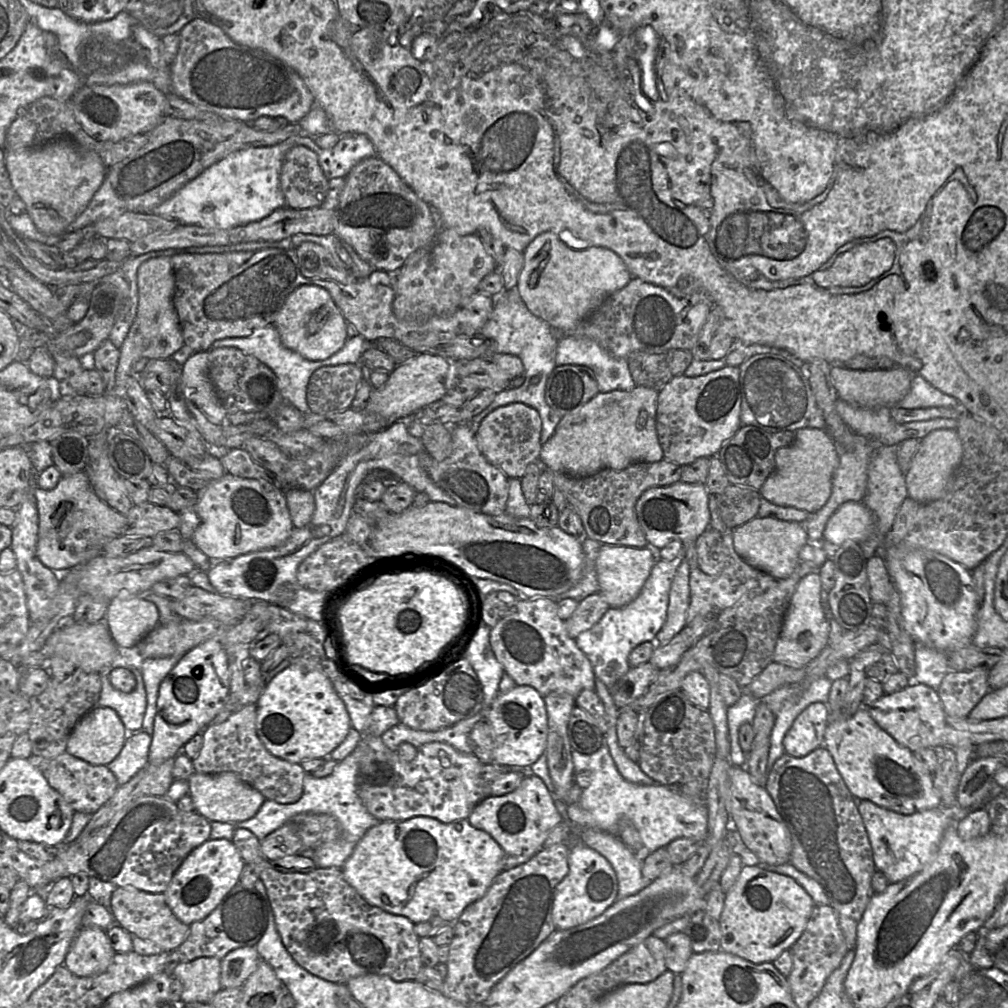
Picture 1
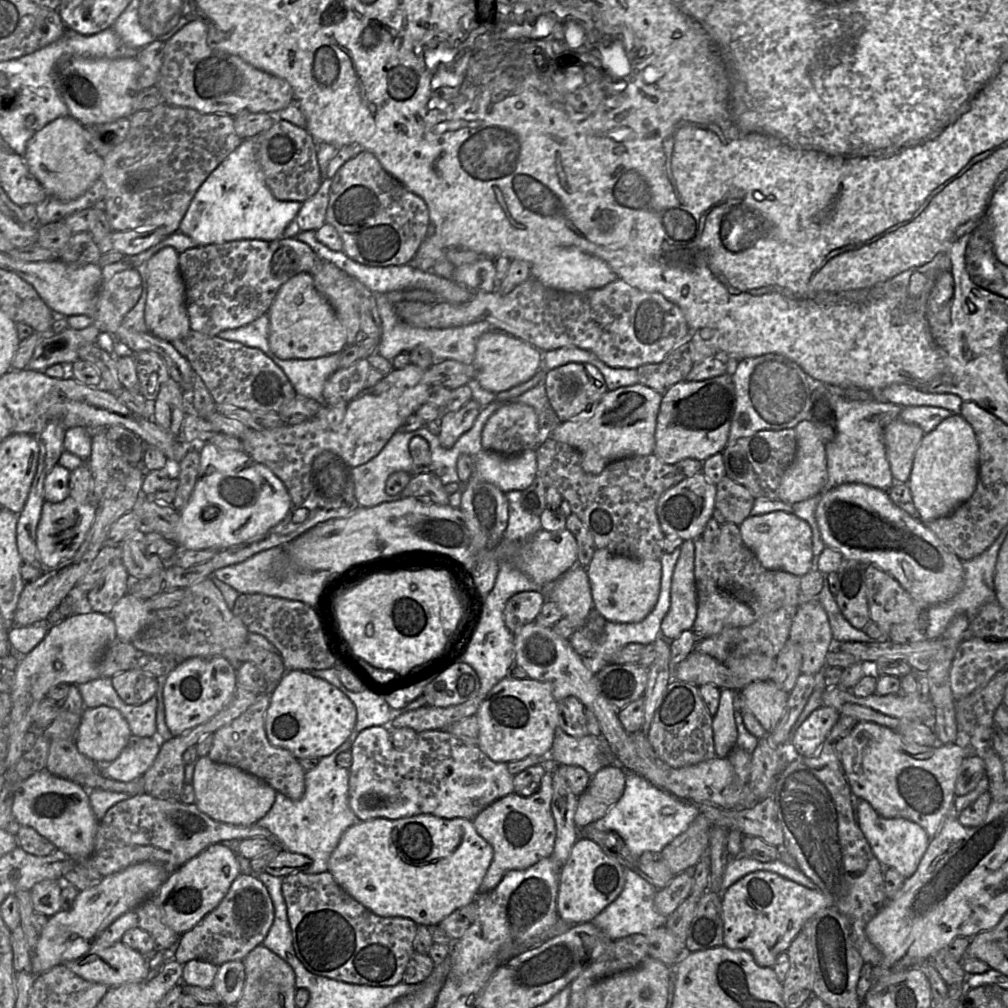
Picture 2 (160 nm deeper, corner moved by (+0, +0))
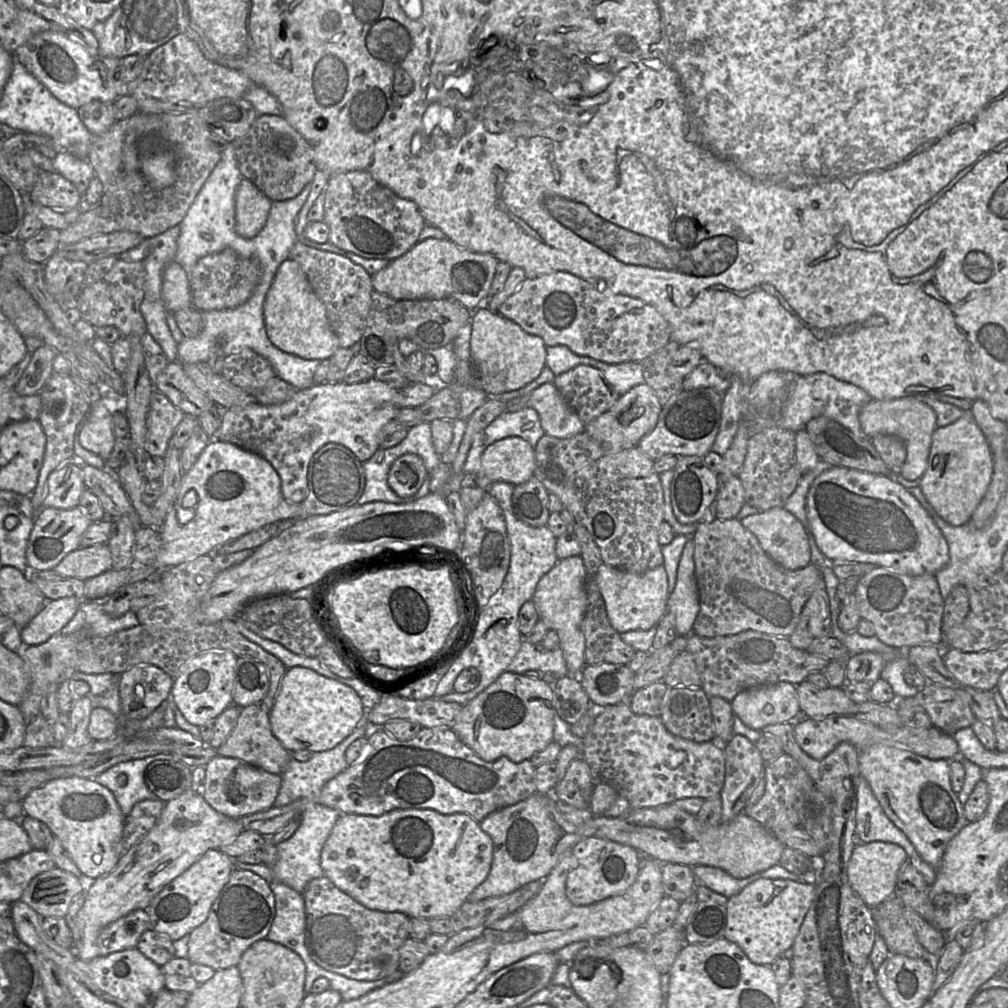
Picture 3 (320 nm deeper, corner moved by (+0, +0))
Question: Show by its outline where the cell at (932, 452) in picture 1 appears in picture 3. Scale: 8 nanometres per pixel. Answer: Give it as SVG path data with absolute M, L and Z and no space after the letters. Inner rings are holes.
M970 414L945 427L936 428L919 487L928 503L945 522L959 526L971 519L987 491L992 472L989 443Z

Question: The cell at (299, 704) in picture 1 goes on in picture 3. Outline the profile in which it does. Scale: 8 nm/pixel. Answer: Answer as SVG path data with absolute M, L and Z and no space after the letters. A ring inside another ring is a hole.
M297 666L286 670L280 691L269 713L269 719L273 735L289 752L309 750L317 753L331 750L339 745L356 729L363 714L361 698L351 687L326 678L311 669Z

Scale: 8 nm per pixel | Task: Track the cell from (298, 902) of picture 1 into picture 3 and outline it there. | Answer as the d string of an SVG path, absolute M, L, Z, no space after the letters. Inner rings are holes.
M326 876L311 880L302 895L306 914L305 946L317 965L361 981L382 979L399 968L399 949L409 938L410 917L402 912L368 909Z

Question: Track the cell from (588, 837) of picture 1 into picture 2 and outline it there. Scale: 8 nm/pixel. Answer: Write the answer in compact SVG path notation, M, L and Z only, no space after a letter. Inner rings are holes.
M624 867L625 885L619 896L601 913L591 920L612 941L632 934L647 935L653 929L664 927L667 917L659 914L654 907L657 889L636 871Z

